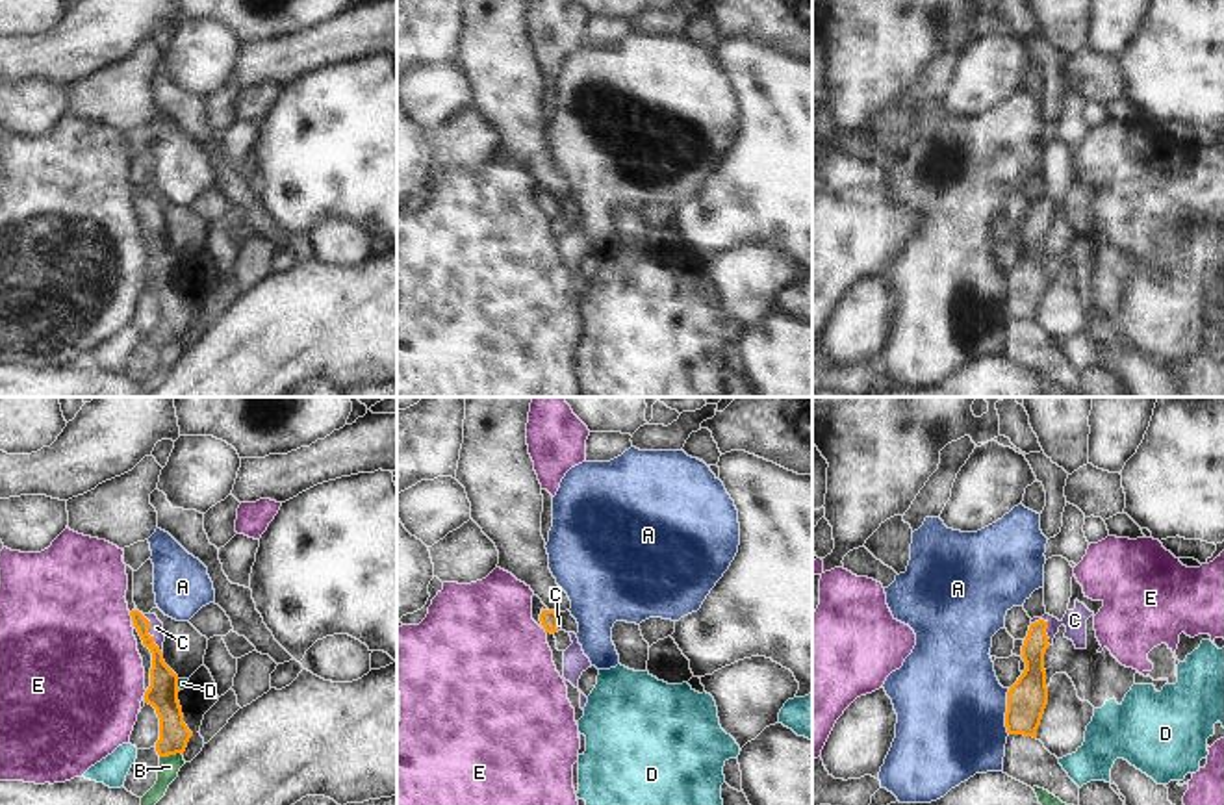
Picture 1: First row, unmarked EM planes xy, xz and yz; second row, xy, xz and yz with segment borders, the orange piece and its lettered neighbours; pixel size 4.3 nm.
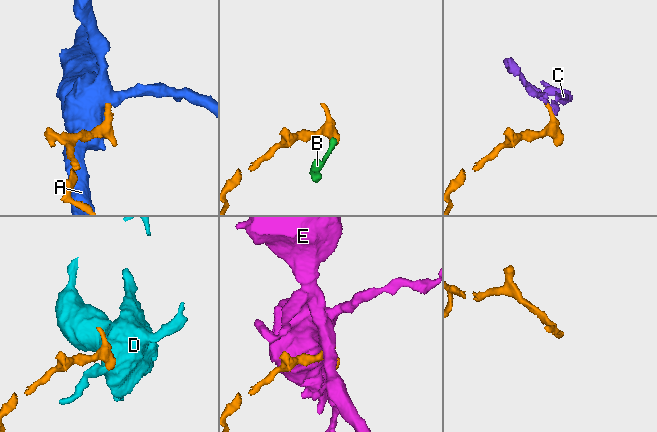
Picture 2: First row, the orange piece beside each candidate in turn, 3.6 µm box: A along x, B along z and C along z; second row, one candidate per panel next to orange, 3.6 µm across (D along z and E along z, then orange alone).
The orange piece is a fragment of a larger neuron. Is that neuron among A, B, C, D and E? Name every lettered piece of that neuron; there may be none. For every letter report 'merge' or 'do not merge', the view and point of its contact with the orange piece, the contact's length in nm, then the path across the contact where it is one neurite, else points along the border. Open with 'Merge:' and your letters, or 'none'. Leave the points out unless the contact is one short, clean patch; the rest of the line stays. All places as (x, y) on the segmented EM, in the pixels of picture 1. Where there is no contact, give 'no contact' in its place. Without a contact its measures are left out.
Merge: C
A: do not merge; contact yz (1007, 711); length 200 nm; border yz (1009, 689), (1006, 703), (1007, 733)
B: do not merge; contact xy (171, 753); length 110 nm; border xy (182, 753), (160, 757)
C: merge; contact xy (147, 633); length 200 nm; way xy (164, 683), (156, 644), (147, 633), (156, 627)
D: do not merge; contact xy (177, 685); length 50 nm; border xy (177, 679), (180, 689)
E: do not merge; contact xy (130, 614); length 40 nm

